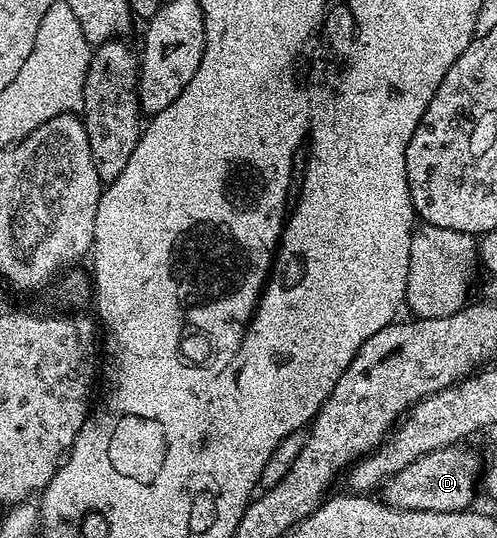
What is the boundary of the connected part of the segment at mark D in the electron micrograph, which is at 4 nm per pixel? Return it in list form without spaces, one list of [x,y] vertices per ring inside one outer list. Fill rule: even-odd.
[[[461,444],[448,446],[442,450],[431,452],[427,456],[419,456],[403,472],[399,472],[394,478],[389,479],[383,487],[384,501],[396,510],[426,510],[427,512],[459,512],[470,509],[474,505],[473,493],[479,490],[479,466],[477,470],[477,458]]]

